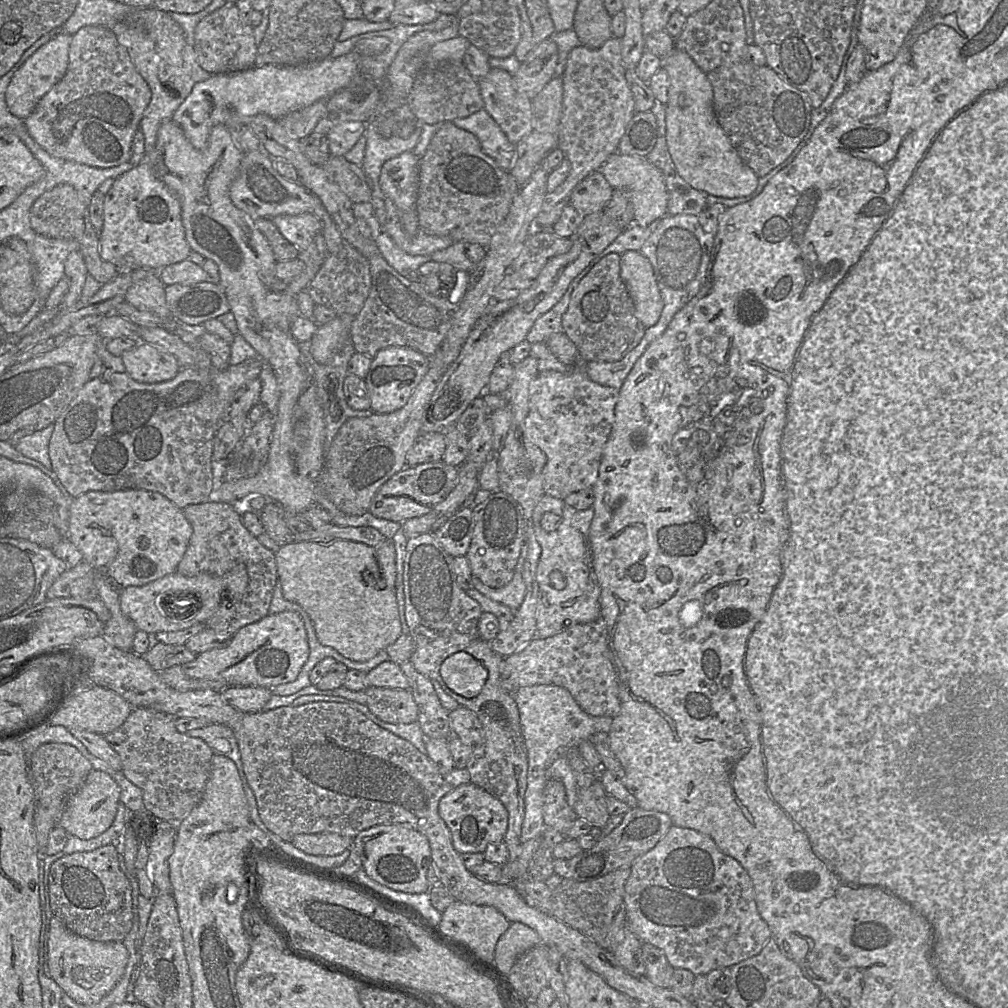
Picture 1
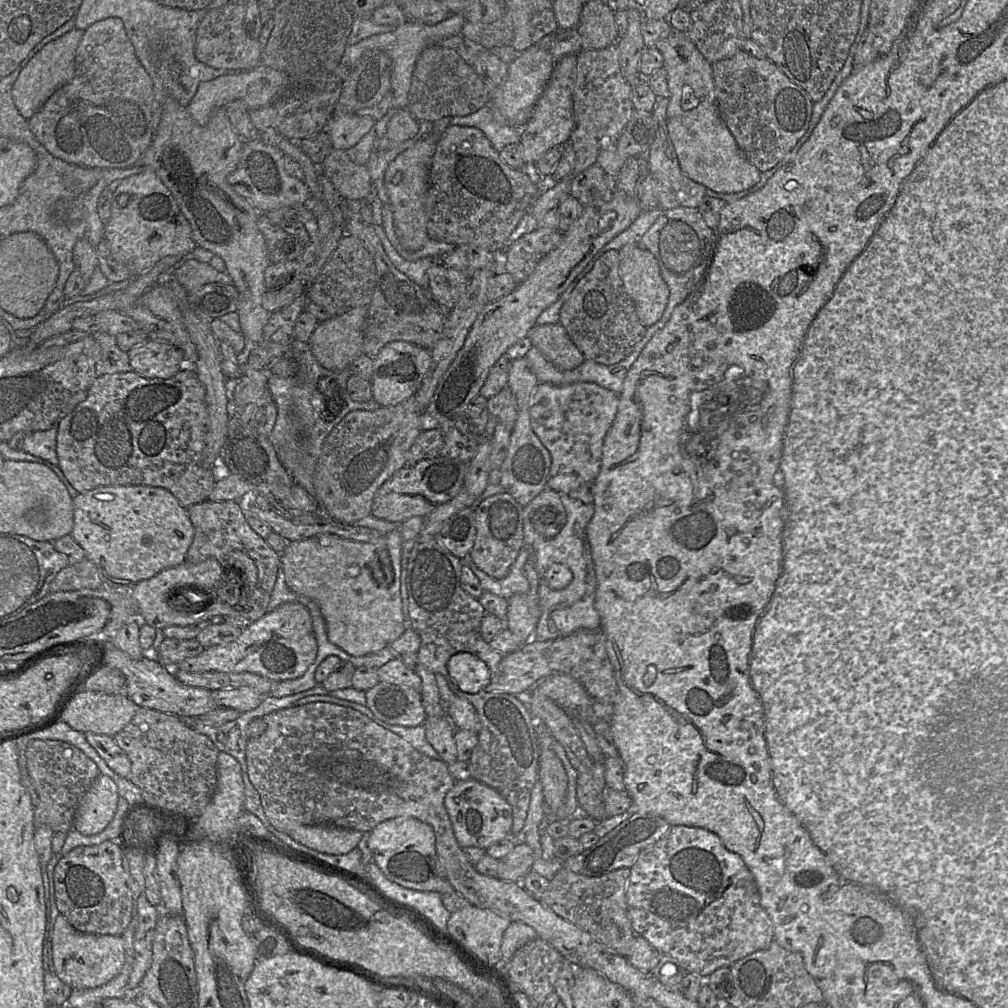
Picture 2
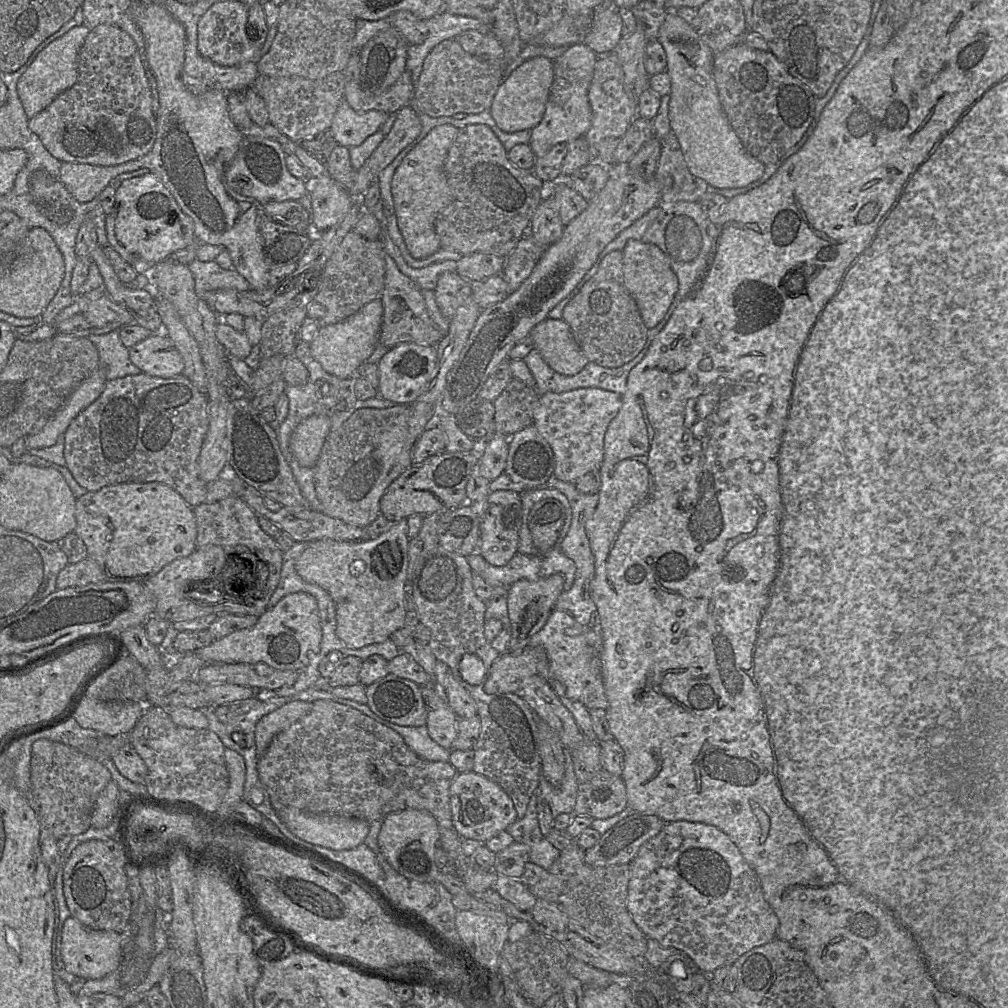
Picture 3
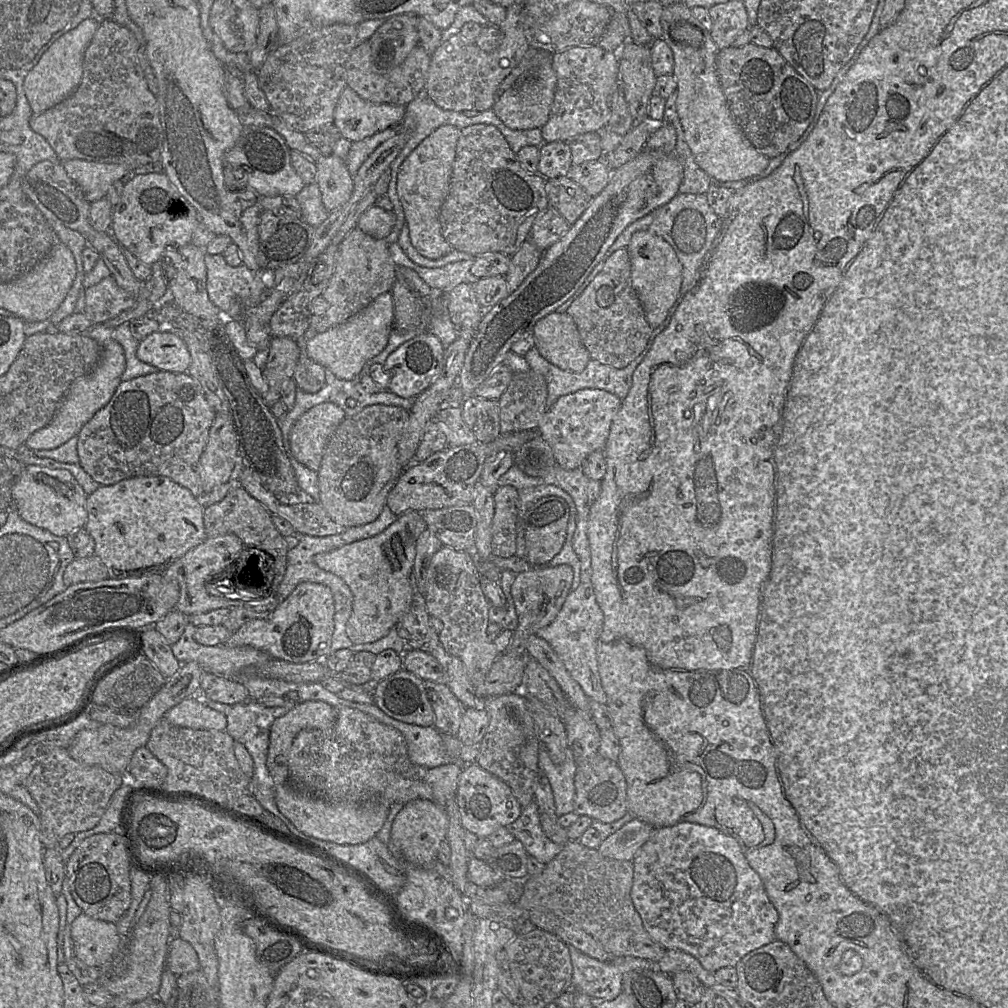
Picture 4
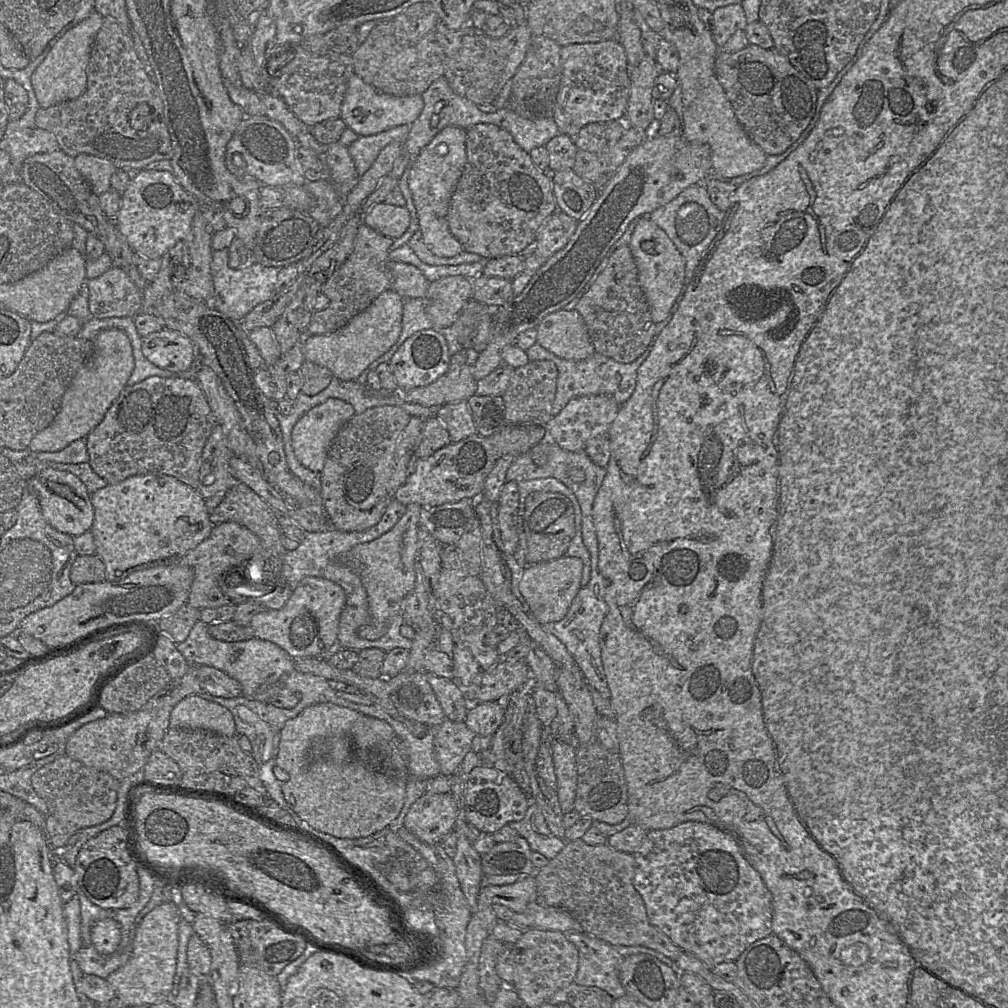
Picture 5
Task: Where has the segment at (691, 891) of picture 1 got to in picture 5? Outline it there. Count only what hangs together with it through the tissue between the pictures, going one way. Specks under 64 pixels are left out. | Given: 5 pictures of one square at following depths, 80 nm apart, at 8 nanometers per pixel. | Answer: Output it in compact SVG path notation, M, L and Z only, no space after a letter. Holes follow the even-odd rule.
M695 821L683 822L668 829L650 830L638 851L634 853L634 857L636 862L634 887L644 901L649 922L667 935L684 952L698 958L708 969L712 970L724 962L735 962L749 945L772 934L773 908L771 893L759 873L744 856L739 843L729 833L712 825Z

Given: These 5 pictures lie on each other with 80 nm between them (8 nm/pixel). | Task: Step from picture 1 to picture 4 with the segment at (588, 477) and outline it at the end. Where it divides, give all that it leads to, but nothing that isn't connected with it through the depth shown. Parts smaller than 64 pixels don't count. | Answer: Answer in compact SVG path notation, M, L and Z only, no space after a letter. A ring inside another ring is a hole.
M582 389L559 397L548 408L537 429L550 445L556 464L566 470L581 468L589 454L603 450L620 405L621 399L601 389Z

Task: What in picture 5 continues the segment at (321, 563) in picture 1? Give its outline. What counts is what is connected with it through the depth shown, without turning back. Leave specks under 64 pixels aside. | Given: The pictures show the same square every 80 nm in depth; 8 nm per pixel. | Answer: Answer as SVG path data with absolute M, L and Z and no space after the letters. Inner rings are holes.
M416 503L407 505L405 513L389 531L370 542L354 546L338 558L340 563L358 574L367 591L371 619L358 630L361 638L377 640L382 637L391 620L401 613L402 601L415 585L421 508Z

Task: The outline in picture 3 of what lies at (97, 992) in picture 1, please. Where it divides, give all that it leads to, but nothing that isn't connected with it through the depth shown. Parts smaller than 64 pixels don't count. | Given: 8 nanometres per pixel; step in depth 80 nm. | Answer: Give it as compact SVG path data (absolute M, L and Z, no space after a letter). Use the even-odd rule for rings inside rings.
M69 916L62 927L59 955L62 967L67 973L81 979L101 979L117 971L122 964L120 935L111 930L90 929L76 918Z

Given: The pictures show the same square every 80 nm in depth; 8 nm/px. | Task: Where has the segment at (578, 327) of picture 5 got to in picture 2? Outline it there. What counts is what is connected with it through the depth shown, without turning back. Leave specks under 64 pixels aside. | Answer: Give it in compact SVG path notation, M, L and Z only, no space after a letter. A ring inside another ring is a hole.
M560 323L535 325L527 337L560 370L573 370L585 360Z

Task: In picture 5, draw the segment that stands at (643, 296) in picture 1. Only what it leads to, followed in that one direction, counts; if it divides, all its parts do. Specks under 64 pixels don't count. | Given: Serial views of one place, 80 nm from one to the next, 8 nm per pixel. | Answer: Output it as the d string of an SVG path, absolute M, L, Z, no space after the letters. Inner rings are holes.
M648 216L640 217L628 247L638 271L638 281L646 297L654 324L668 316L684 284L685 261L667 234Z

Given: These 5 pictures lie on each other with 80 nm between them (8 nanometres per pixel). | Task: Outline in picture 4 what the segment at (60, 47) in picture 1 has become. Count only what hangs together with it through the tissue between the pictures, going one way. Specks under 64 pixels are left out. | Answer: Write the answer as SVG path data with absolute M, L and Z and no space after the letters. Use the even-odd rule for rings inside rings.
M94 13L93 16L86 18L75 28L63 34L50 45L37 64L28 72L23 82L23 89L32 115L45 112L76 91L82 79L85 51L101 20Z

